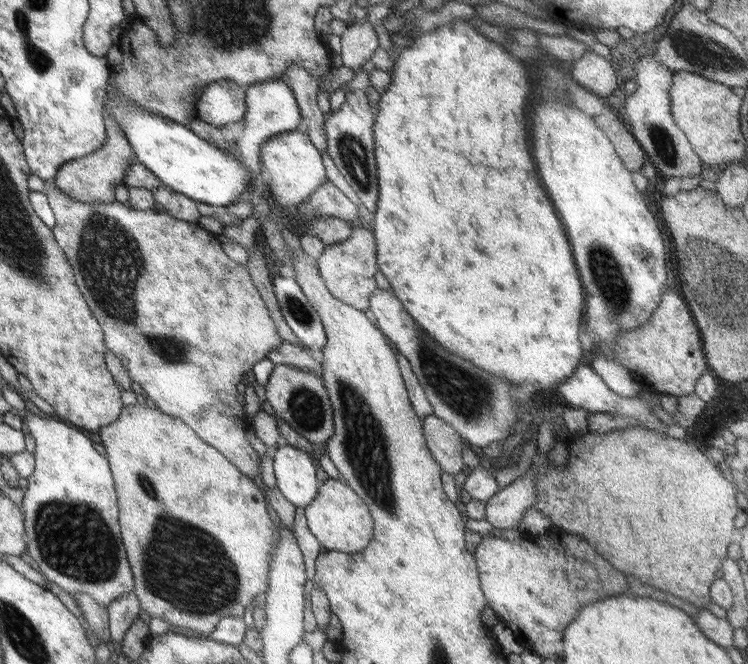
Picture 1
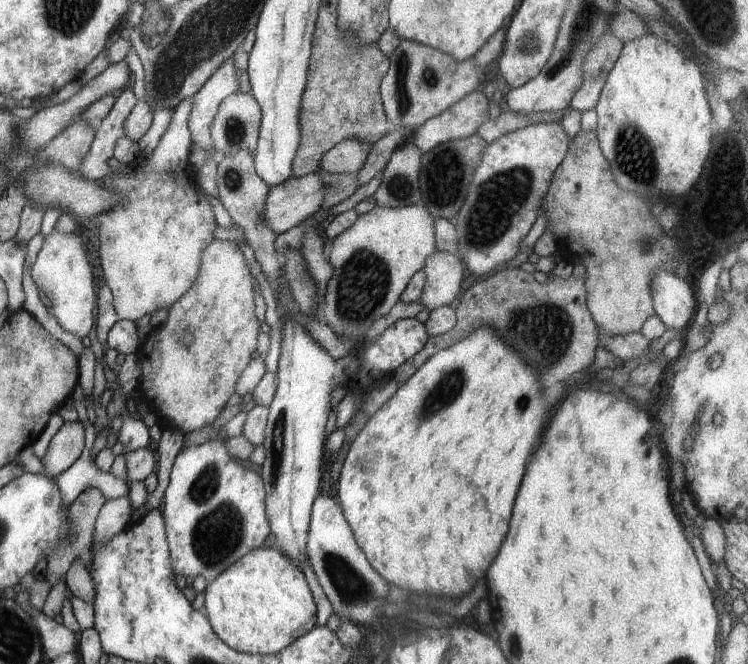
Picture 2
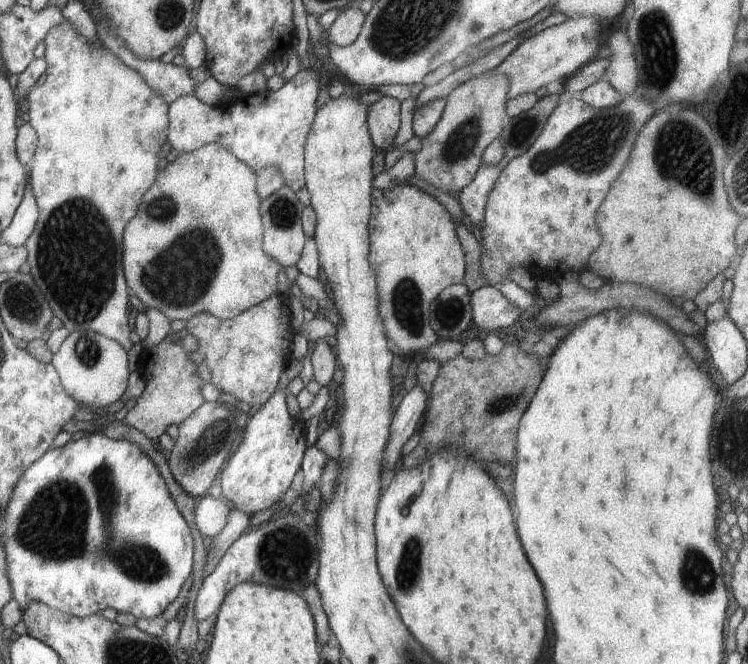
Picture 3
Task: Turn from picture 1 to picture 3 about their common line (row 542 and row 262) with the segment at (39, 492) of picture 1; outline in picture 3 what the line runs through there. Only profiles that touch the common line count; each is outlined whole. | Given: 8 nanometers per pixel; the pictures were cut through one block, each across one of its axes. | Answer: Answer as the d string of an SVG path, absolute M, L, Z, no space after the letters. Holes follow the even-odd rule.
M63 19L58 25L53 26L47 31L42 42L45 45L43 60L46 62L44 70L45 81L43 84L34 84L25 97L29 110L27 112L29 119L27 122L31 128L35 130L37 135L36 149L34 152L34 160L29 170L27 170L28 182L31 185L37 208L38 217L29 238L24 242L26 250L26 261L29 265L29 273L35 281L37 288L45 297L49 308L52 310L53 317L59 318L63 324L63 331L67 334L76 330L93 331L104 337L116 340L123 350L129 350L133 343L129 341L129 326L127 325L127 315L130 309L128 298L130 292L125 282L124 272L122 269L122 232L128 220L133 218L133 214L137 212L139 200L143 196L143 192L151 186L151 182L159 172L157 170L157 162L159 162L159 147L166 140L168 116L166 103L162 96L153 90L142 79L139 73L129 68L124 62L121 62L110 50L100 47L95 43L89 43L85 37L76 32L73 25Z

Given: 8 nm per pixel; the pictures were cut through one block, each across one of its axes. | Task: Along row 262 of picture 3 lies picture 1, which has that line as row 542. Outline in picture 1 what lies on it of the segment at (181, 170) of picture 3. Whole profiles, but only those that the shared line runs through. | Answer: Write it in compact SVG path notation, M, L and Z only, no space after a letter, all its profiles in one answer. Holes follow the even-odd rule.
M145 404L122 406L118 417L101 427L98 436L104 446L104 457L112 474L120 537L132 572L133 591L139 602L139 610L145 611L151 618L161 618L169 625L187 628L195 636L205 637L211 634L211 630L221 618L243 616L245 607L253 606L254 597L264 594L267 589L270 552L275 550L279 540L279 533L267 515L267 506L259 488L251 479L243 476L216 448L205 444L182 420L167 416Z

